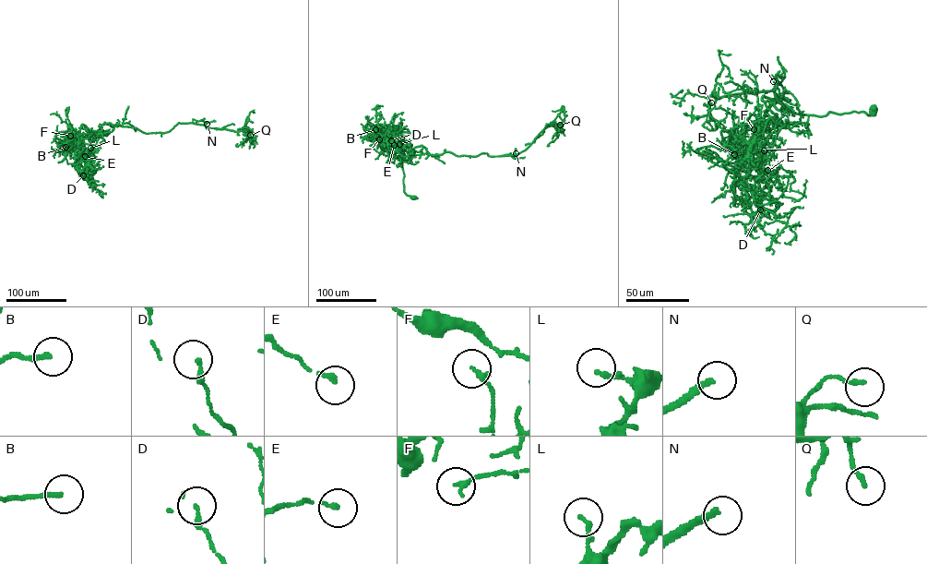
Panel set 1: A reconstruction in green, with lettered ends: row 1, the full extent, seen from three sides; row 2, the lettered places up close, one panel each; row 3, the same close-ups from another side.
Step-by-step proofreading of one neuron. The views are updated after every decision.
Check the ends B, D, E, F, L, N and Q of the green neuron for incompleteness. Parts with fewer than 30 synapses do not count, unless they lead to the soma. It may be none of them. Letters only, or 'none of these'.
N

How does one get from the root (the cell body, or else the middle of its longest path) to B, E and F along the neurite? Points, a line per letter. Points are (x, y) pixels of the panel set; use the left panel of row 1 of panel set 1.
B: (105, 133), (99, 135), (89, 129), (97, 132), (101, 126), (111, 124), (111, 132), (71, 136), (65, 147)
E: (105, 133), (95, 134), (82, 125), (78, 145), (85, 156)
F: (105, 133), (95, 134), (82, 125), (77, 136), (72, 139), (70, 136)

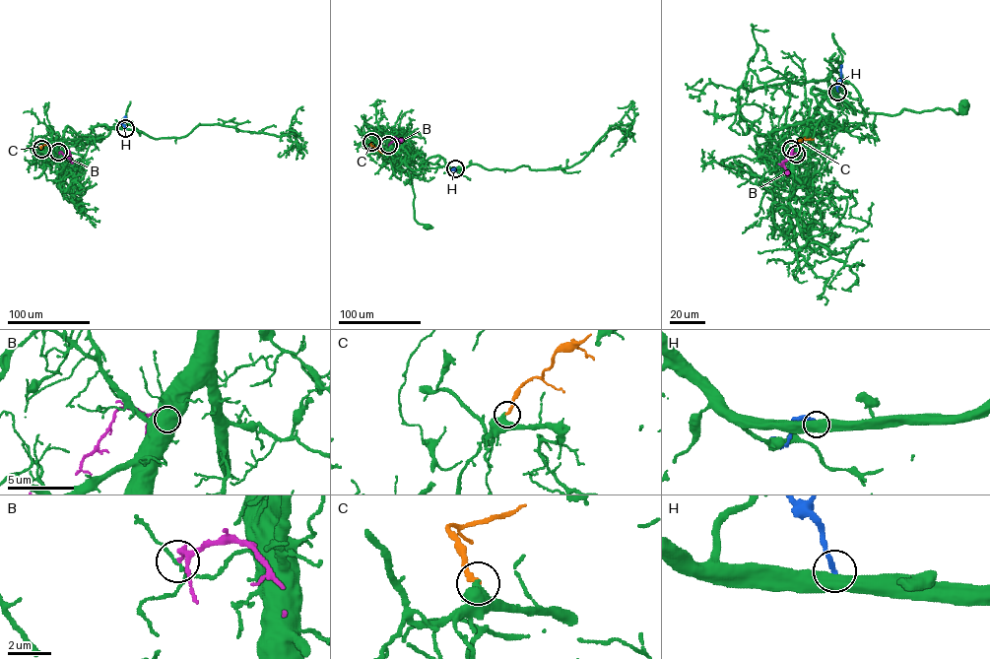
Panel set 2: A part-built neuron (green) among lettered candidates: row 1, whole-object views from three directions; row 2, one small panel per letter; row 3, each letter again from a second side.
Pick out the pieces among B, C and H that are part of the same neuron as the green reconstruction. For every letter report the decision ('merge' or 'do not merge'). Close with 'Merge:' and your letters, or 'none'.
B: do not merge
C: do not merge
H: do not merge
Merge: none

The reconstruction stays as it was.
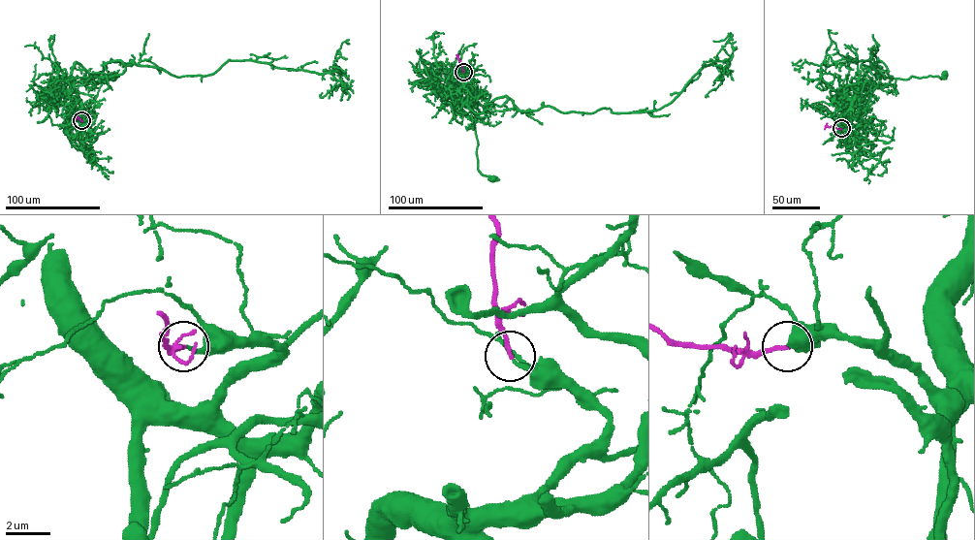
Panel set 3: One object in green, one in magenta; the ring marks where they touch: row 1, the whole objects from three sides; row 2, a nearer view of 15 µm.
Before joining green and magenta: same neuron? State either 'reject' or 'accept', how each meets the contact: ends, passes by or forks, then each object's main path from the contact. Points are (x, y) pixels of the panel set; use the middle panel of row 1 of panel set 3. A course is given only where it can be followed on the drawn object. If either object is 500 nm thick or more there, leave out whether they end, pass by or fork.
accept; green ends there; magenta ends there; green runs (463, 72), (467, 75), (454, 81), (454, 97), (474, 125), (478, 170), (492, 179); magenta runs (463, 72), (457, 54)

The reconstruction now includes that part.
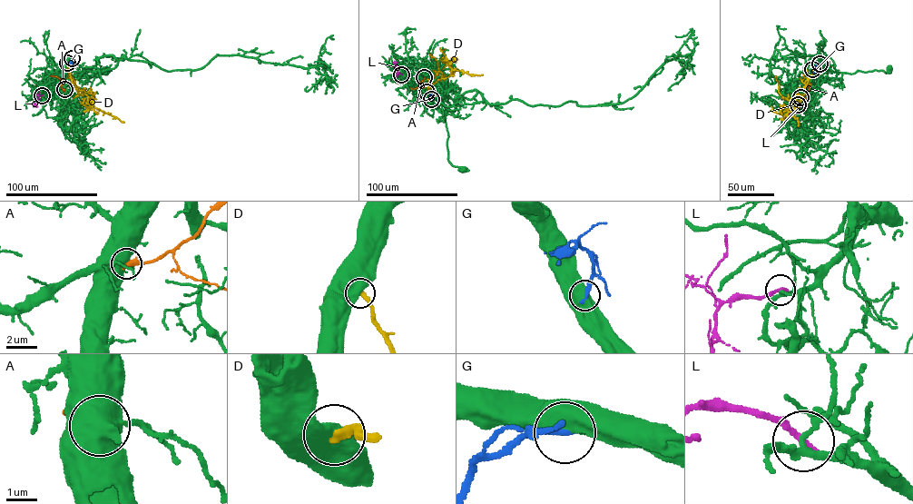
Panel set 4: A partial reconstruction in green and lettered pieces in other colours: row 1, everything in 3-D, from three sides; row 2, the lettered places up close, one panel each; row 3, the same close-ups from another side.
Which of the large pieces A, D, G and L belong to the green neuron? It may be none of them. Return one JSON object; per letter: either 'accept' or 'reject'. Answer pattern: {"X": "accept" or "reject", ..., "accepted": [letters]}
{"A": "accept", "D": "reject", "G": "reject", "L": "reject", "accepted": ["A"]}

